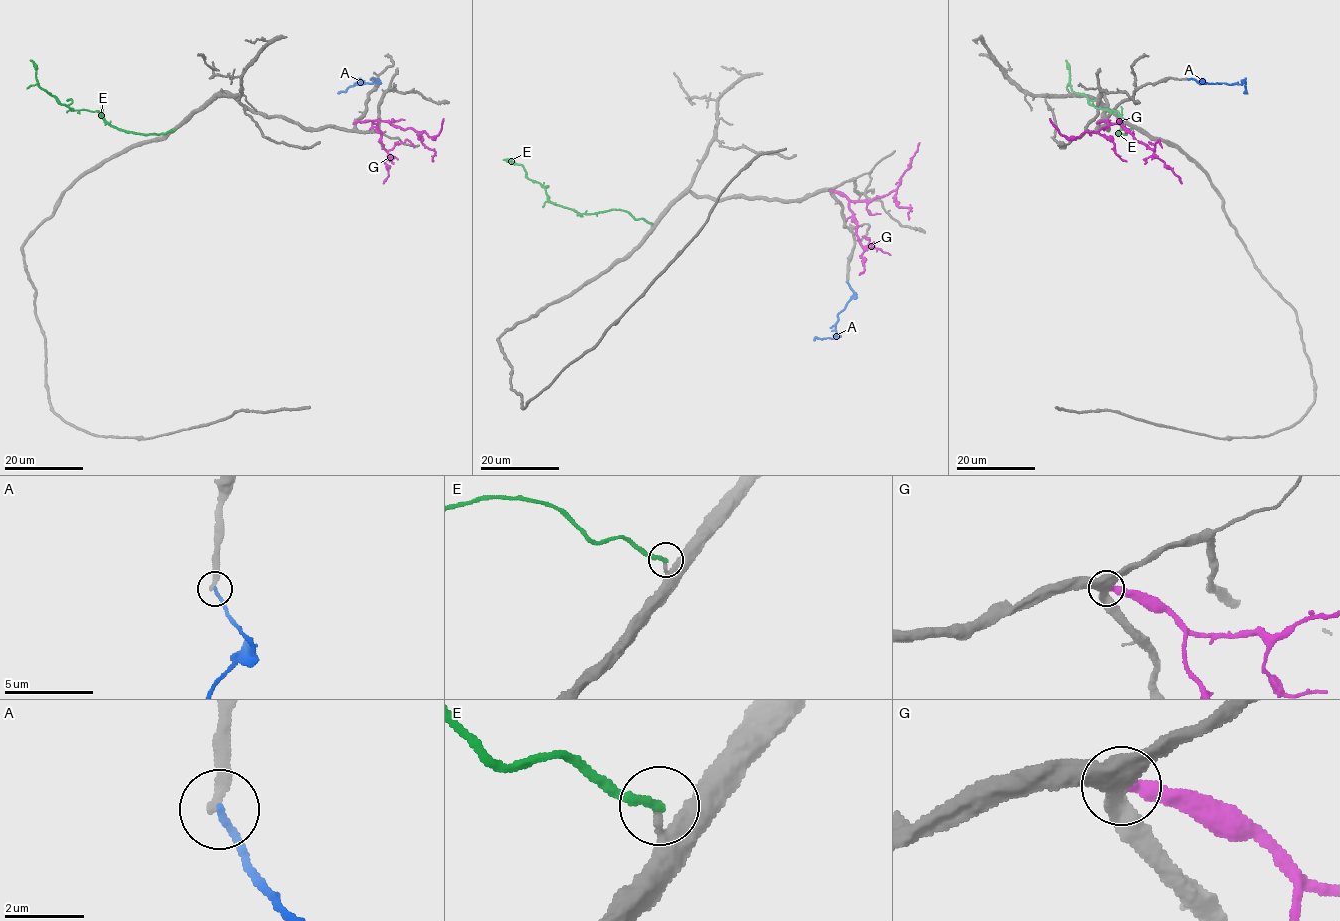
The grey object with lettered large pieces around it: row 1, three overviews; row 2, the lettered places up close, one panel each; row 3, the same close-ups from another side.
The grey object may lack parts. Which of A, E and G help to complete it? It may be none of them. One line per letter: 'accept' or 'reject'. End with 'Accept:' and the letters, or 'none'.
A: reject
E: accept
G: reject
Accept: E

